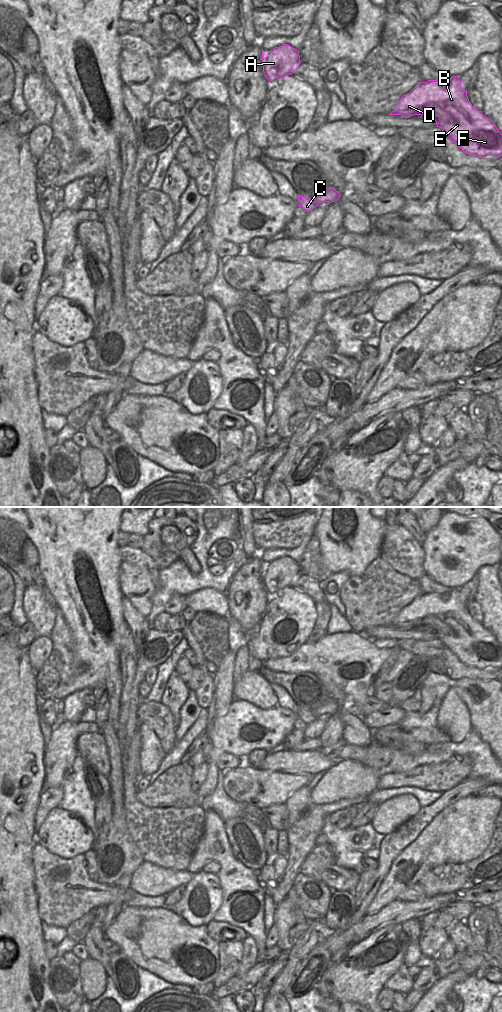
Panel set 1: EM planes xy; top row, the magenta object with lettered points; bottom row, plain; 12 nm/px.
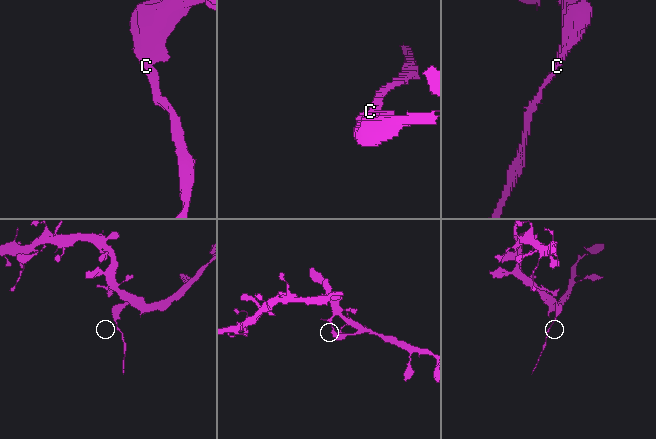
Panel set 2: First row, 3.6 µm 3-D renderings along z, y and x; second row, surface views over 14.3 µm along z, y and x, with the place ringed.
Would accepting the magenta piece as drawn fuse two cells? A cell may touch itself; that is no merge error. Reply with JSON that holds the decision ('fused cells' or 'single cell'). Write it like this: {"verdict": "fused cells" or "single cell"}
{"verdict": "fused cells"}

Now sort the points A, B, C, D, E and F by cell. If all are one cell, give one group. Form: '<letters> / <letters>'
A B D E F / C

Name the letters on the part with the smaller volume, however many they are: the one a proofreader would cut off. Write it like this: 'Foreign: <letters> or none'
Foreign: C

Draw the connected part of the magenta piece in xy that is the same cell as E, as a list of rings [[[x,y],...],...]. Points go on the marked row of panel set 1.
[[[458,76],[442,82],[437,80],[420,82],[409,93],[401,97],[398,103],[402,106],[393,109],[389,115],[401,115],[404,118],[427,115],[436,121],[437,127],[441,128],[463,152],[479,158],[502,156],[502,134],[490,118],[472,106],[467,91],[460,86],[460,83]]]

